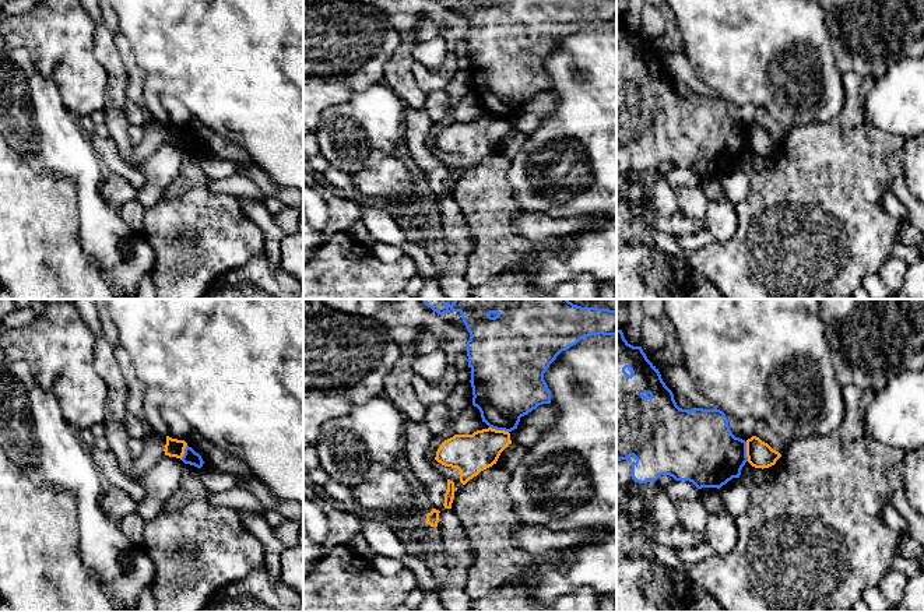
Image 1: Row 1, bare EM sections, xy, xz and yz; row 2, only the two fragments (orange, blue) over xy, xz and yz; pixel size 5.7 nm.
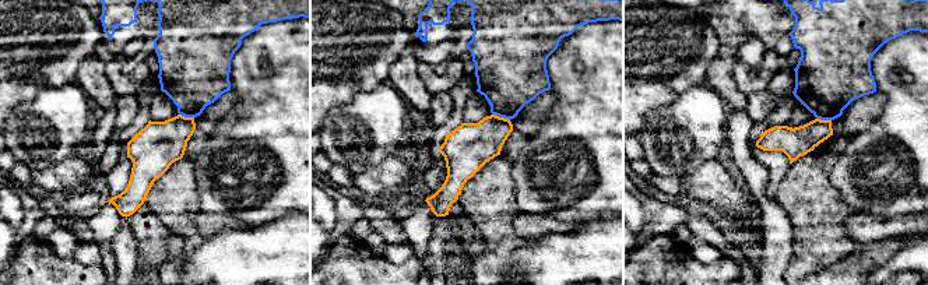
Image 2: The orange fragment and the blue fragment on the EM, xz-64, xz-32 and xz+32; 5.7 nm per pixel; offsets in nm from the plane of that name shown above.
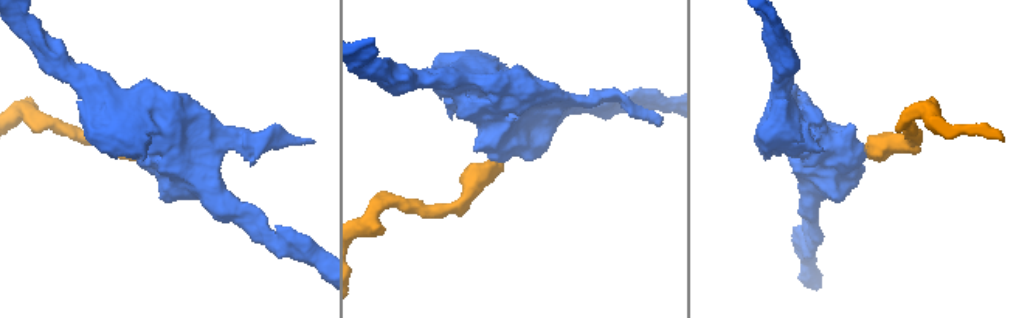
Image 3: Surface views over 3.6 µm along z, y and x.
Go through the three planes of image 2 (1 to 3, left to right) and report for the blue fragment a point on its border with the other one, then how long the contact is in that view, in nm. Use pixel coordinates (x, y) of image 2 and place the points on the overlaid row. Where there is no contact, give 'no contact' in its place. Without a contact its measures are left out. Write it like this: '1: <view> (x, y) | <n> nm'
1: xz-64 (186, 118) | 90 nm
2: xz-32 (501, 118) | 110 nm
3: xz+32 (823, 120) | 90 nm

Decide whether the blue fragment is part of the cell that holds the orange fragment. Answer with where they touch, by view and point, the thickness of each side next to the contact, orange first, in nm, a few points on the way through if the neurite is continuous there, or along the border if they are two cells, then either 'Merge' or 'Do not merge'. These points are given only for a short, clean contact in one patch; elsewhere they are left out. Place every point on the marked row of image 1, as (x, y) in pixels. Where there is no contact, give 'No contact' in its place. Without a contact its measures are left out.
Touches orange at xz (499, 431). Thickness 220 nm (orange) against 380 nm. Boundary: xz (489, 426), (508, 432). Do not merge

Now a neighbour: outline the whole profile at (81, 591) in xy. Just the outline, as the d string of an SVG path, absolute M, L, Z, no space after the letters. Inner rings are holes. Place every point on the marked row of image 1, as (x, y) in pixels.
M0 443L0 597L13 612L119 612L81 558L74 495L32 483L25 471L8 458L3 443Z

